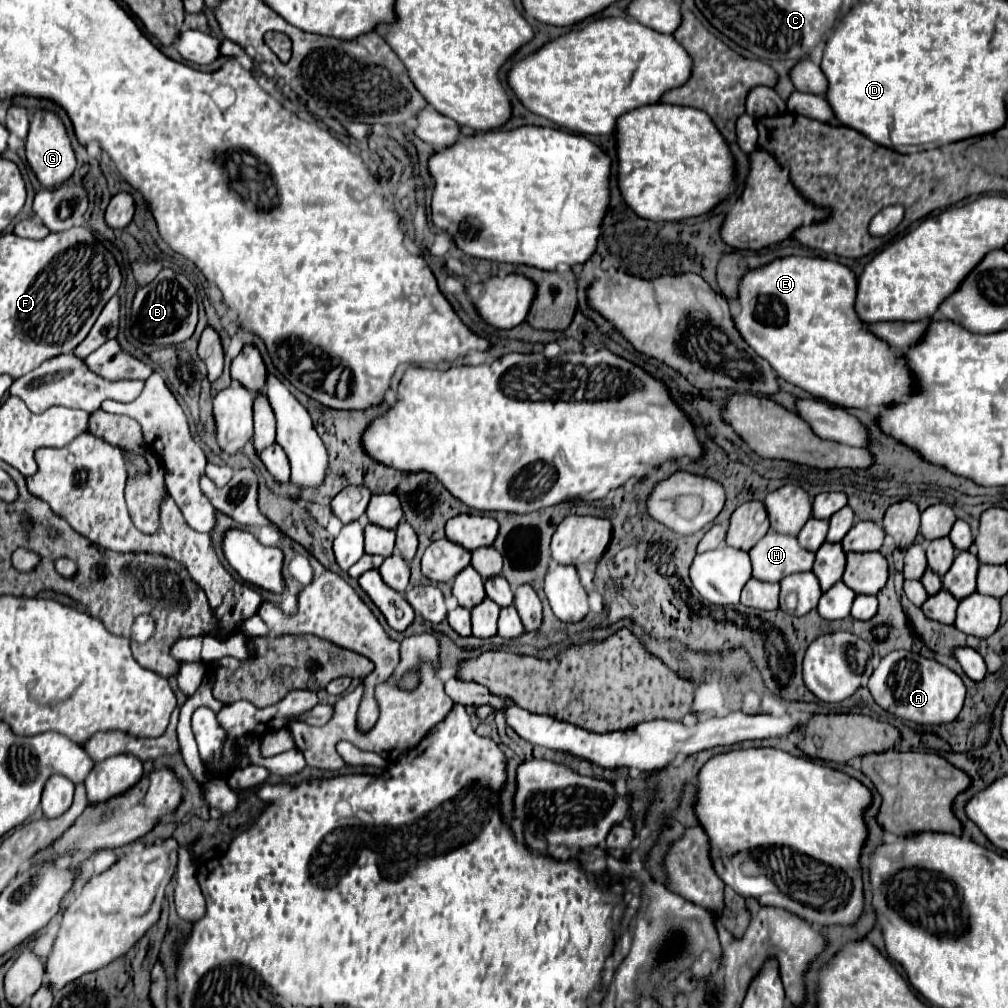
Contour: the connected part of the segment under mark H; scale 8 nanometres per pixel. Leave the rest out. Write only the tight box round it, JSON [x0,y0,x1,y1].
[751,531,813,581]

